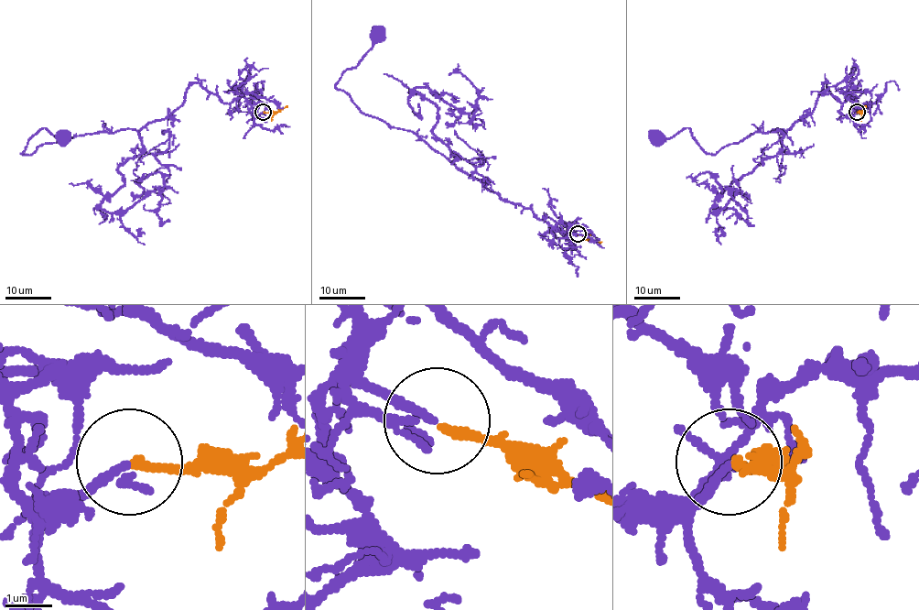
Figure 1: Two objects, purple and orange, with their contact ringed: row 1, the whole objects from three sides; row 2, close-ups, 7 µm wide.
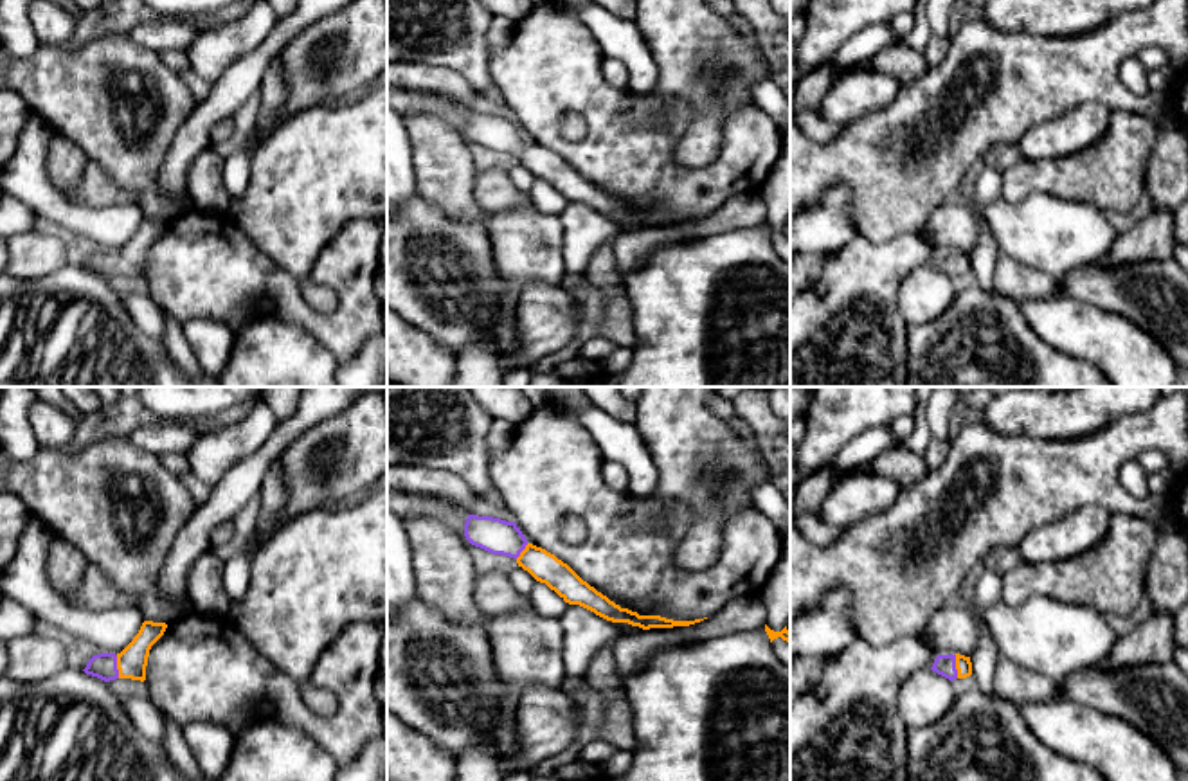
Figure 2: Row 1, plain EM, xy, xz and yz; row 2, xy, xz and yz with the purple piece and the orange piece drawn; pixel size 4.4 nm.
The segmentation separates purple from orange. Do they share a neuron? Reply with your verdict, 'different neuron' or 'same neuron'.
same neuron

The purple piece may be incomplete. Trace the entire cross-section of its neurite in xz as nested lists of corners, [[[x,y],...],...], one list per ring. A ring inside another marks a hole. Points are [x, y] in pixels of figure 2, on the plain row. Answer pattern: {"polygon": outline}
{"polygon": [[[468,112],[466,121],[464,121],[464,133],[472,142],[481,144],[491,151],[502,151],[502,153],[515,155],[518,164],[527,167],[536,178],[545,180],[565,200],[580,202],[607,218],[628,220],[628,221],[639,223],[643,227],[689,223],[689,221],[704,218],[704,216],[673,218],[673,216],[666,216],[661,212],[639,212],[637,209],[632,209],[628,205],[621,205],[619,202],[610,198],[607,193],[598,189],[594,184],[590,184],[587,178],[583,178],[567,160],[558,157],[554,151],[547,149],[542,144],[529,140],[515,119],[506,119],[506,117],[493,115],[493,113]]]}

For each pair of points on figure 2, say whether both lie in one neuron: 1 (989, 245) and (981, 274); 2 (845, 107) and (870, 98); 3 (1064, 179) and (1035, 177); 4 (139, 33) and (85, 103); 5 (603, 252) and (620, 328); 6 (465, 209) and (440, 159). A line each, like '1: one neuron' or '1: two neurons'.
1: one neuron
2: one neuron
3: one neuron
4: two neurons
5: one neuron
6: one neuron

